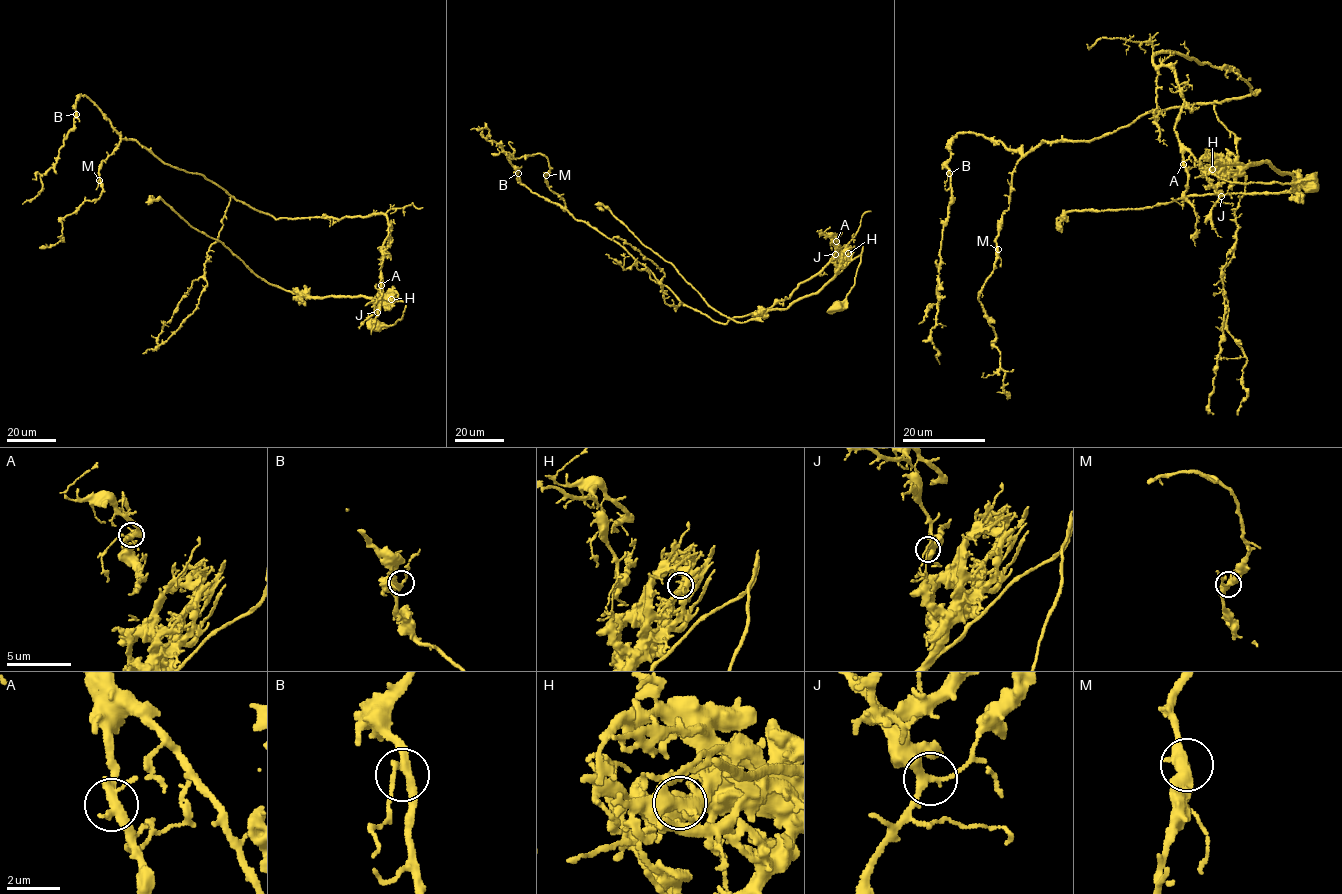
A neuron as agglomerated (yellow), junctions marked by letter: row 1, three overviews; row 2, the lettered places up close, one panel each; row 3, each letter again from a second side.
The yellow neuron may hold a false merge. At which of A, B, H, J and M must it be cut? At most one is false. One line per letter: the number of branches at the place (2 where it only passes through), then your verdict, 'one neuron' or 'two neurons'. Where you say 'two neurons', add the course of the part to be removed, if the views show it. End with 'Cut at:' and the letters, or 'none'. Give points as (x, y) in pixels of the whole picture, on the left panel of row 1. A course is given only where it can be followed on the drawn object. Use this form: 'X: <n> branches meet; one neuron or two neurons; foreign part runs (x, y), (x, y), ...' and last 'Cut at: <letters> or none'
A: 3 branches meet; one neuron
B: 3 branches meet; one neuron
H: 3 branches meet; one neuron
J: 3 branches meet; two neurons; foreign part runs (377, 312), (386, 216), (260, 212), (121, 138), (85, 96), (56, 163), (40, 176), (42, 190), (22, 204)
M: 3 branches meet; one neuron
Cut at: J

